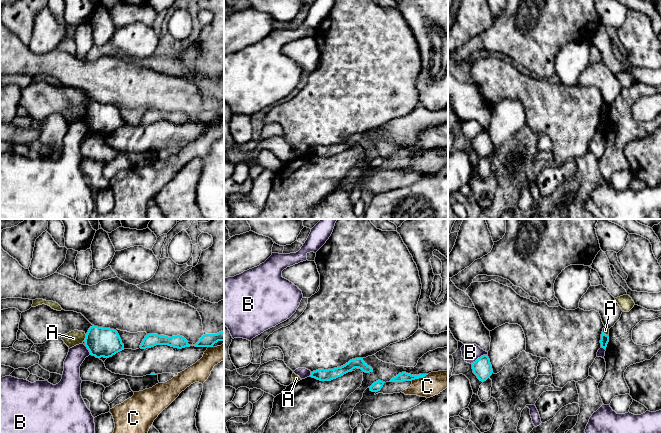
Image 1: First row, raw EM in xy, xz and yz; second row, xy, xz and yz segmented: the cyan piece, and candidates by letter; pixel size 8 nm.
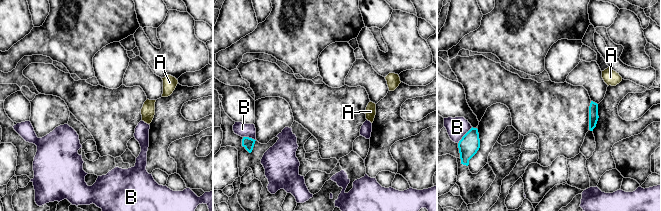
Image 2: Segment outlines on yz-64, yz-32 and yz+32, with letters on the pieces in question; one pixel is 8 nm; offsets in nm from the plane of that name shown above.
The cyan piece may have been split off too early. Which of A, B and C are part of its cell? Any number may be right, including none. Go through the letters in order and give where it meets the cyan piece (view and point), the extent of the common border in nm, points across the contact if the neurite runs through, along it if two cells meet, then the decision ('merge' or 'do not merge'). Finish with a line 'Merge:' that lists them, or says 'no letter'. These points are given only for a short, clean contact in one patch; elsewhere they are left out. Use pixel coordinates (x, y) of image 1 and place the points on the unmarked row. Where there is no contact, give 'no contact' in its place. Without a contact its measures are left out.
A: xy (86, 113) | 60 nm | do not merge
B: yz (480, 133) | 150 nm | do not merge
C: xz (419, 153) | 150 nm | do not merge
Merge: no letter

